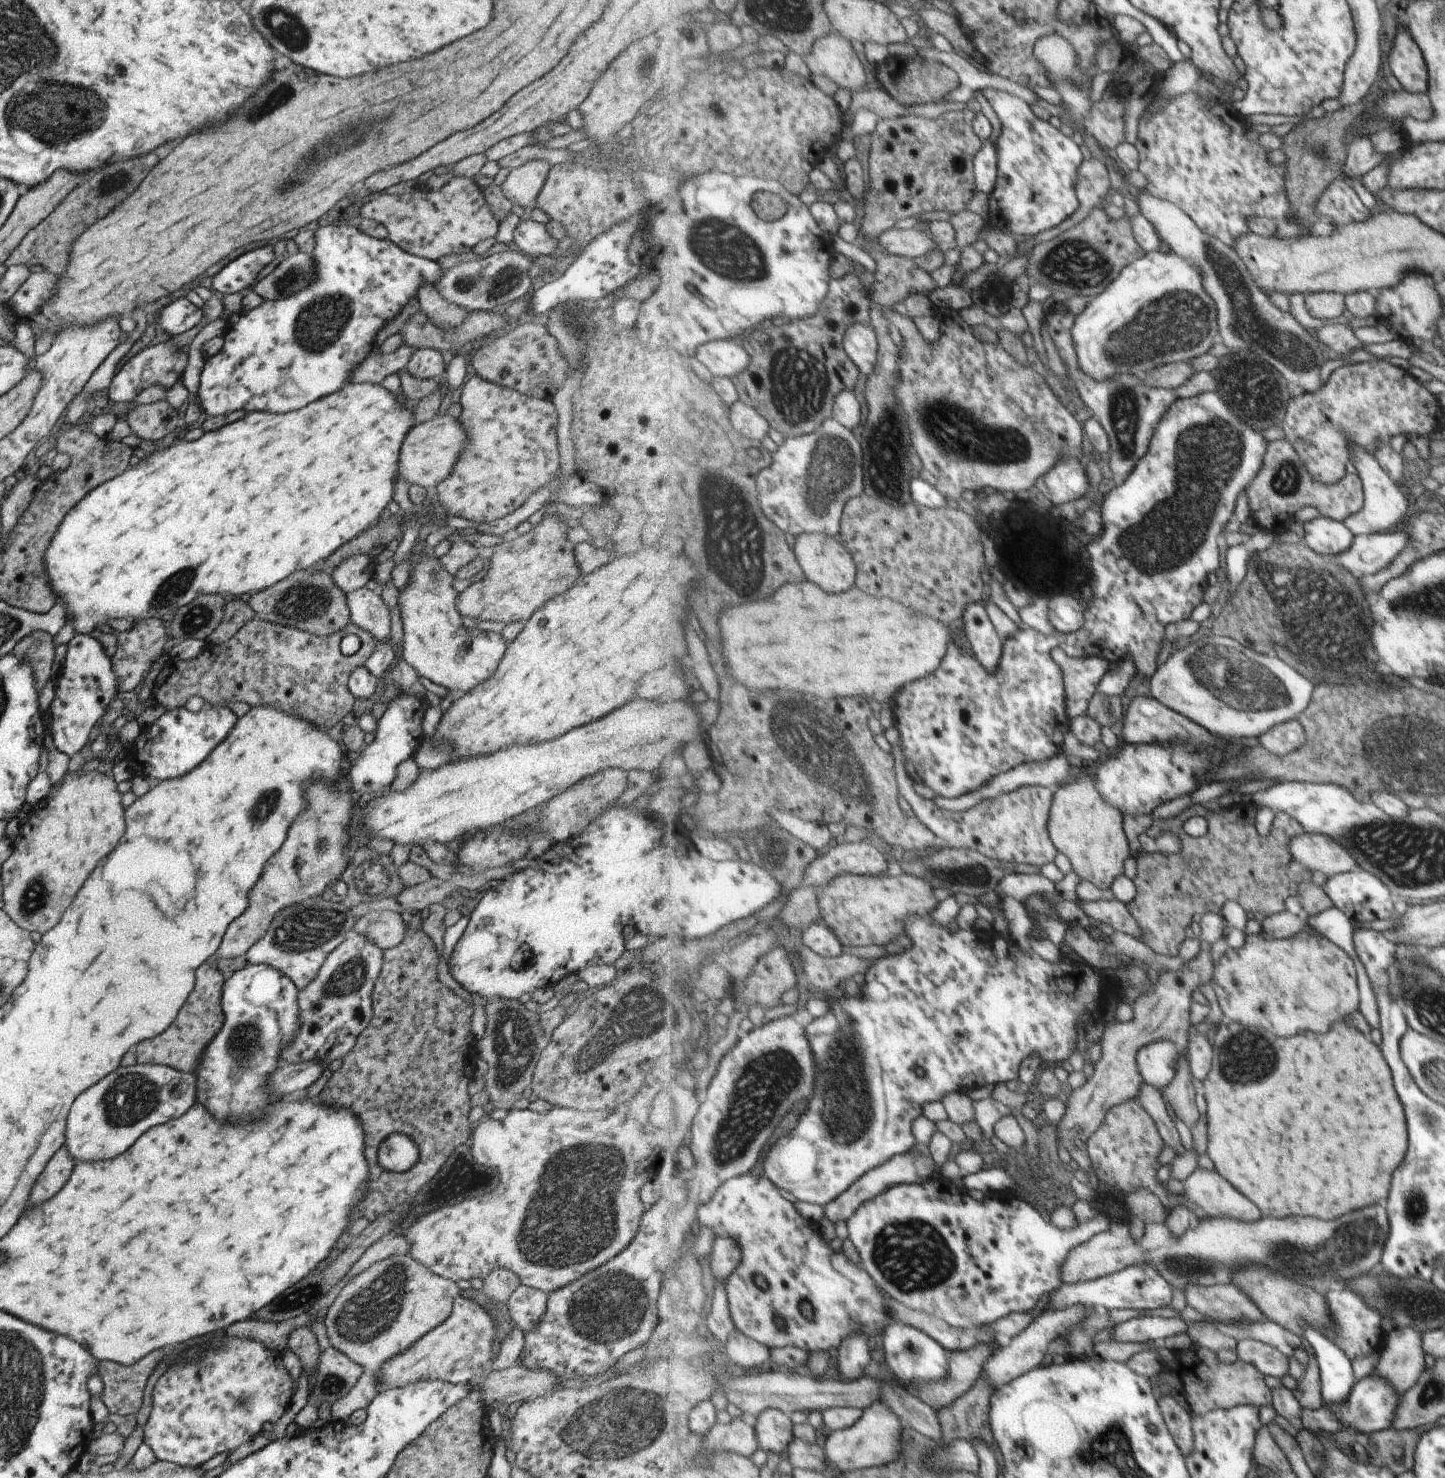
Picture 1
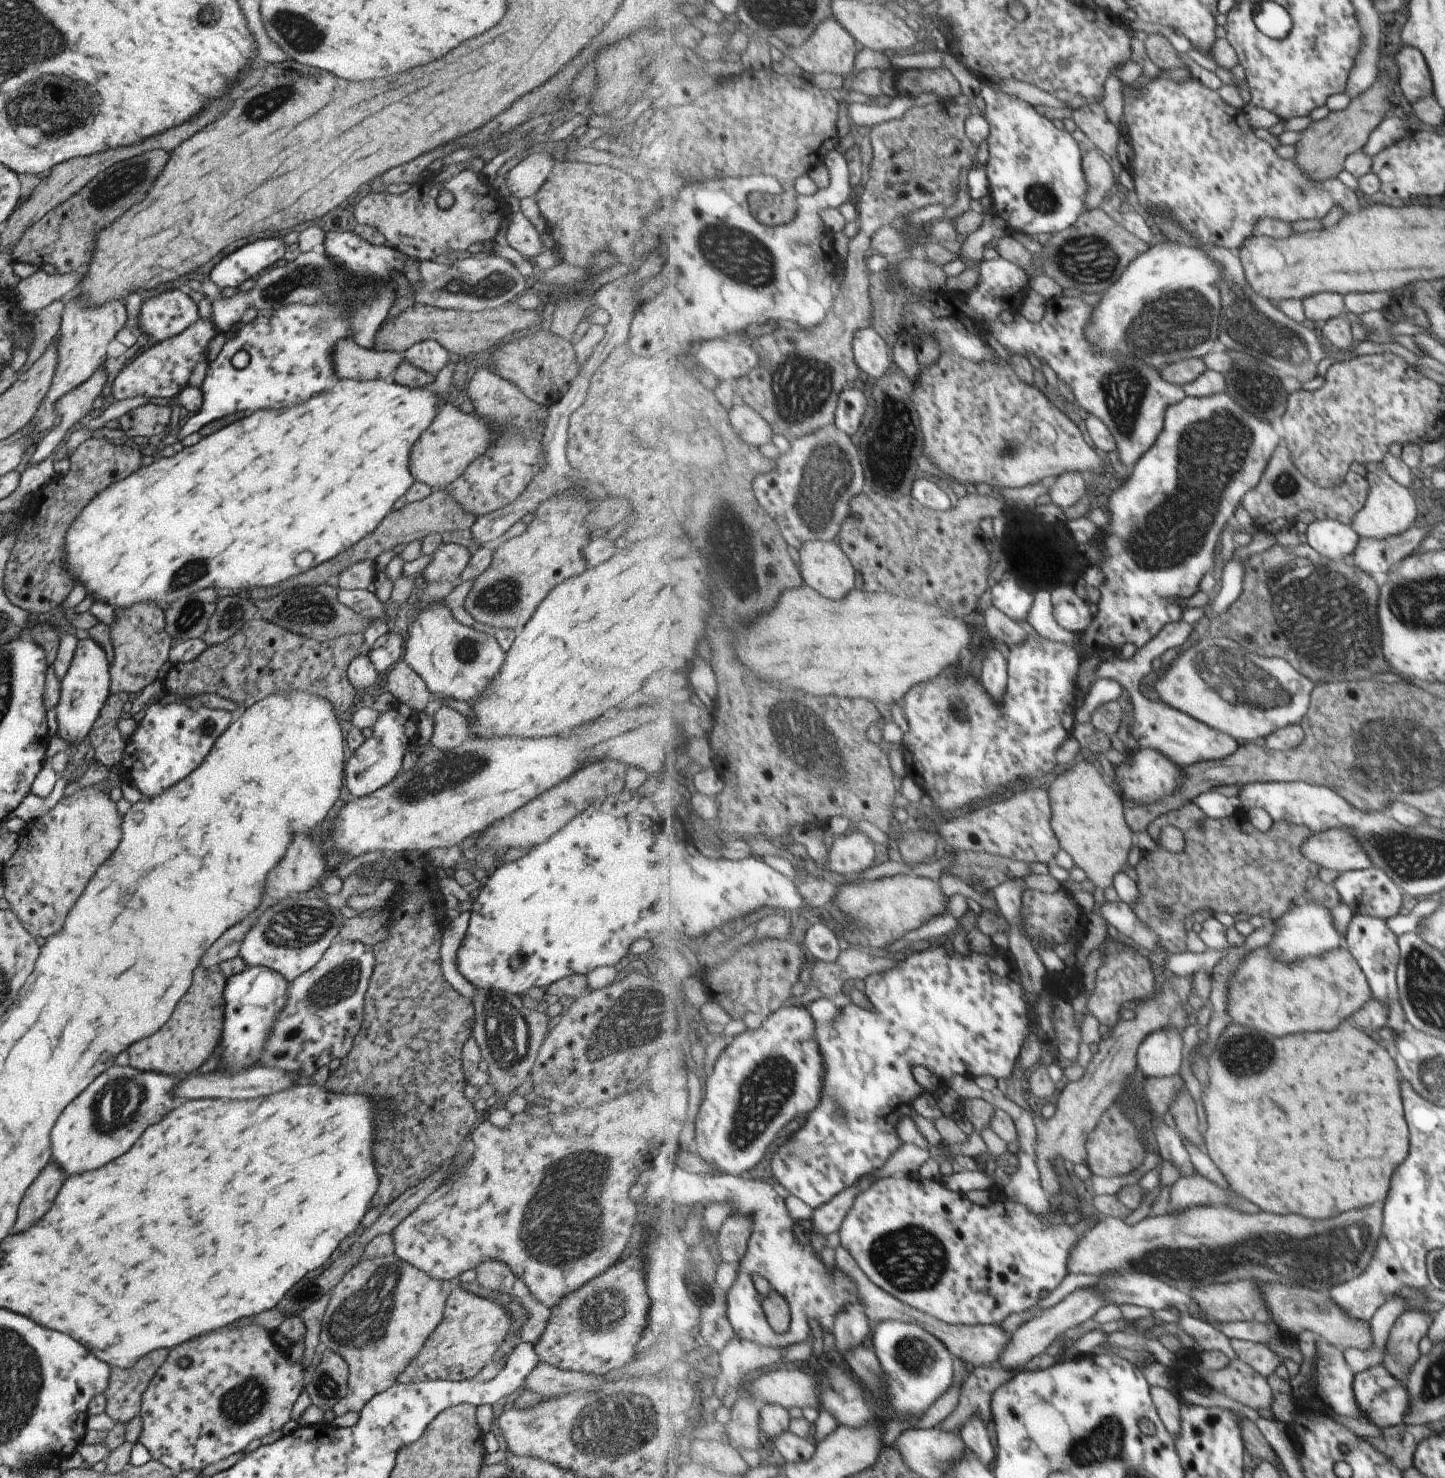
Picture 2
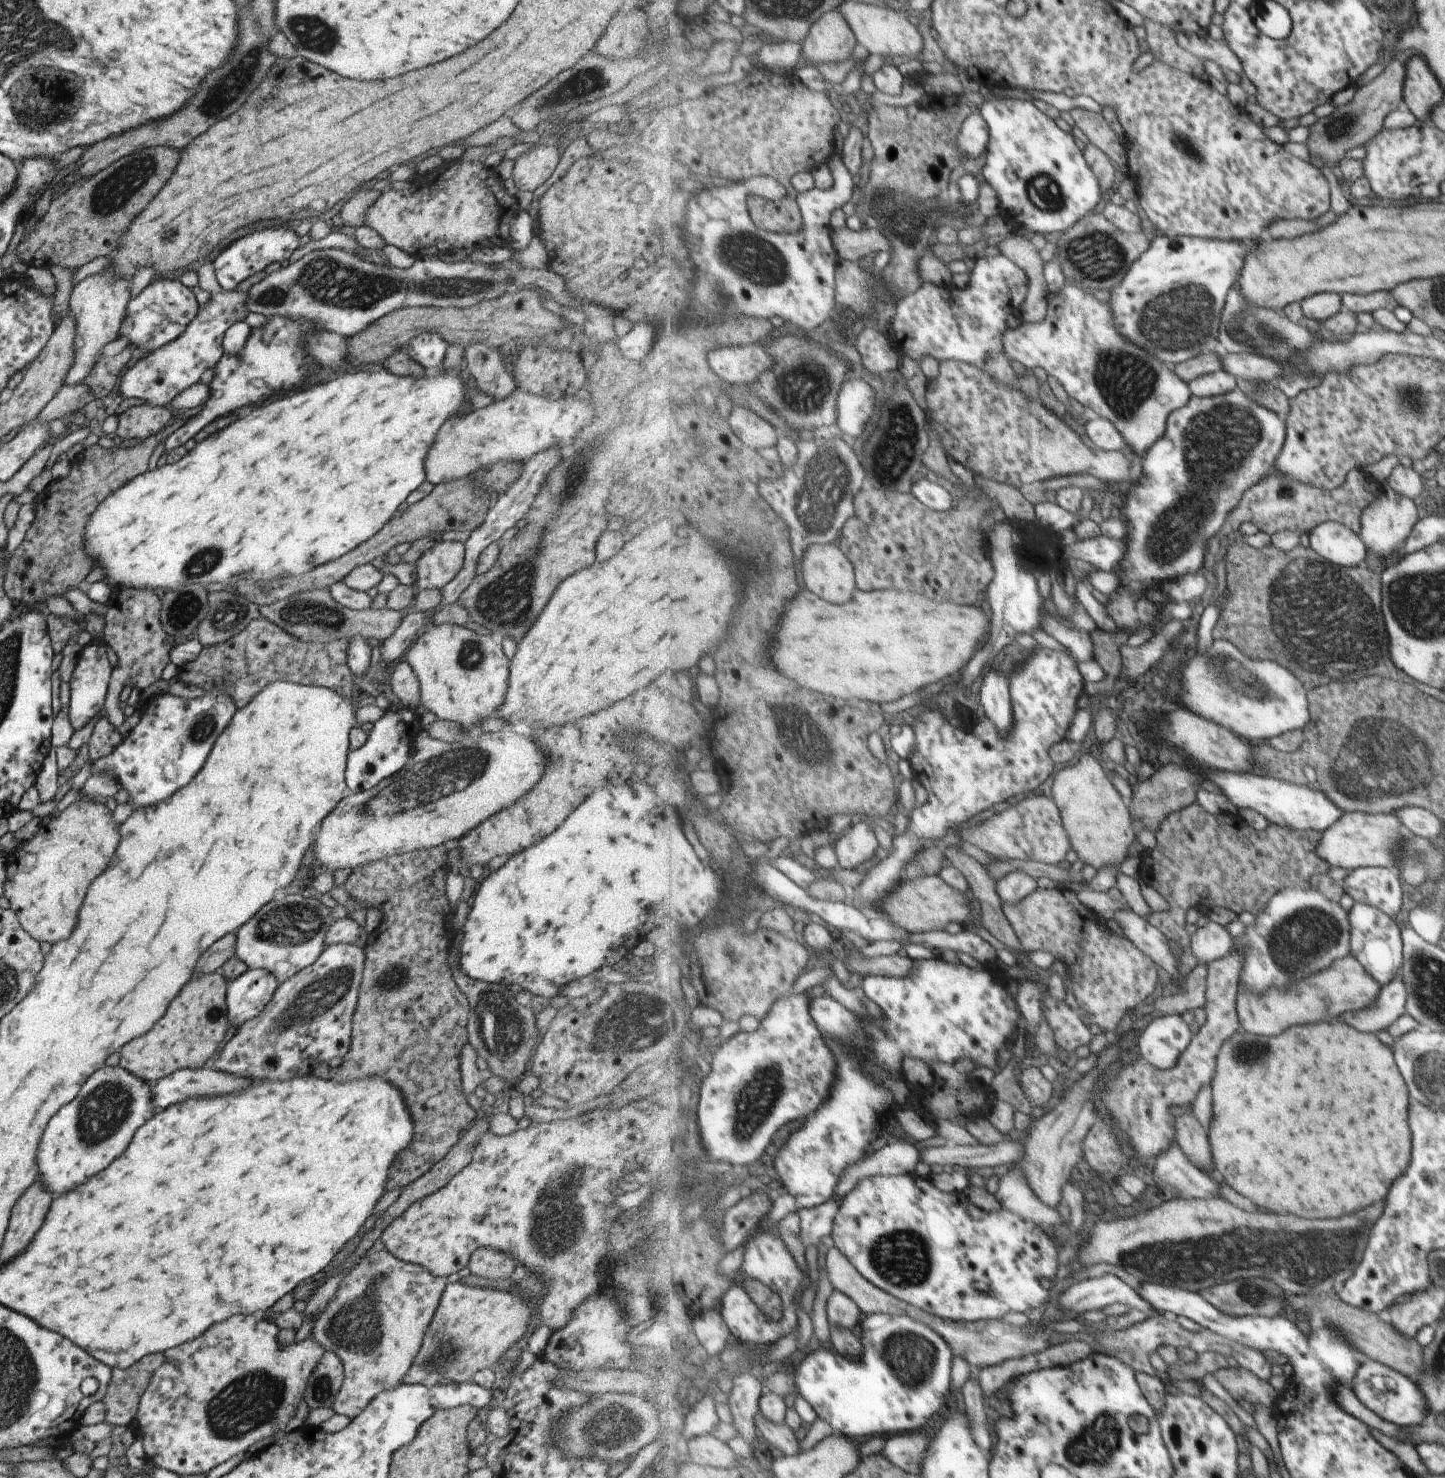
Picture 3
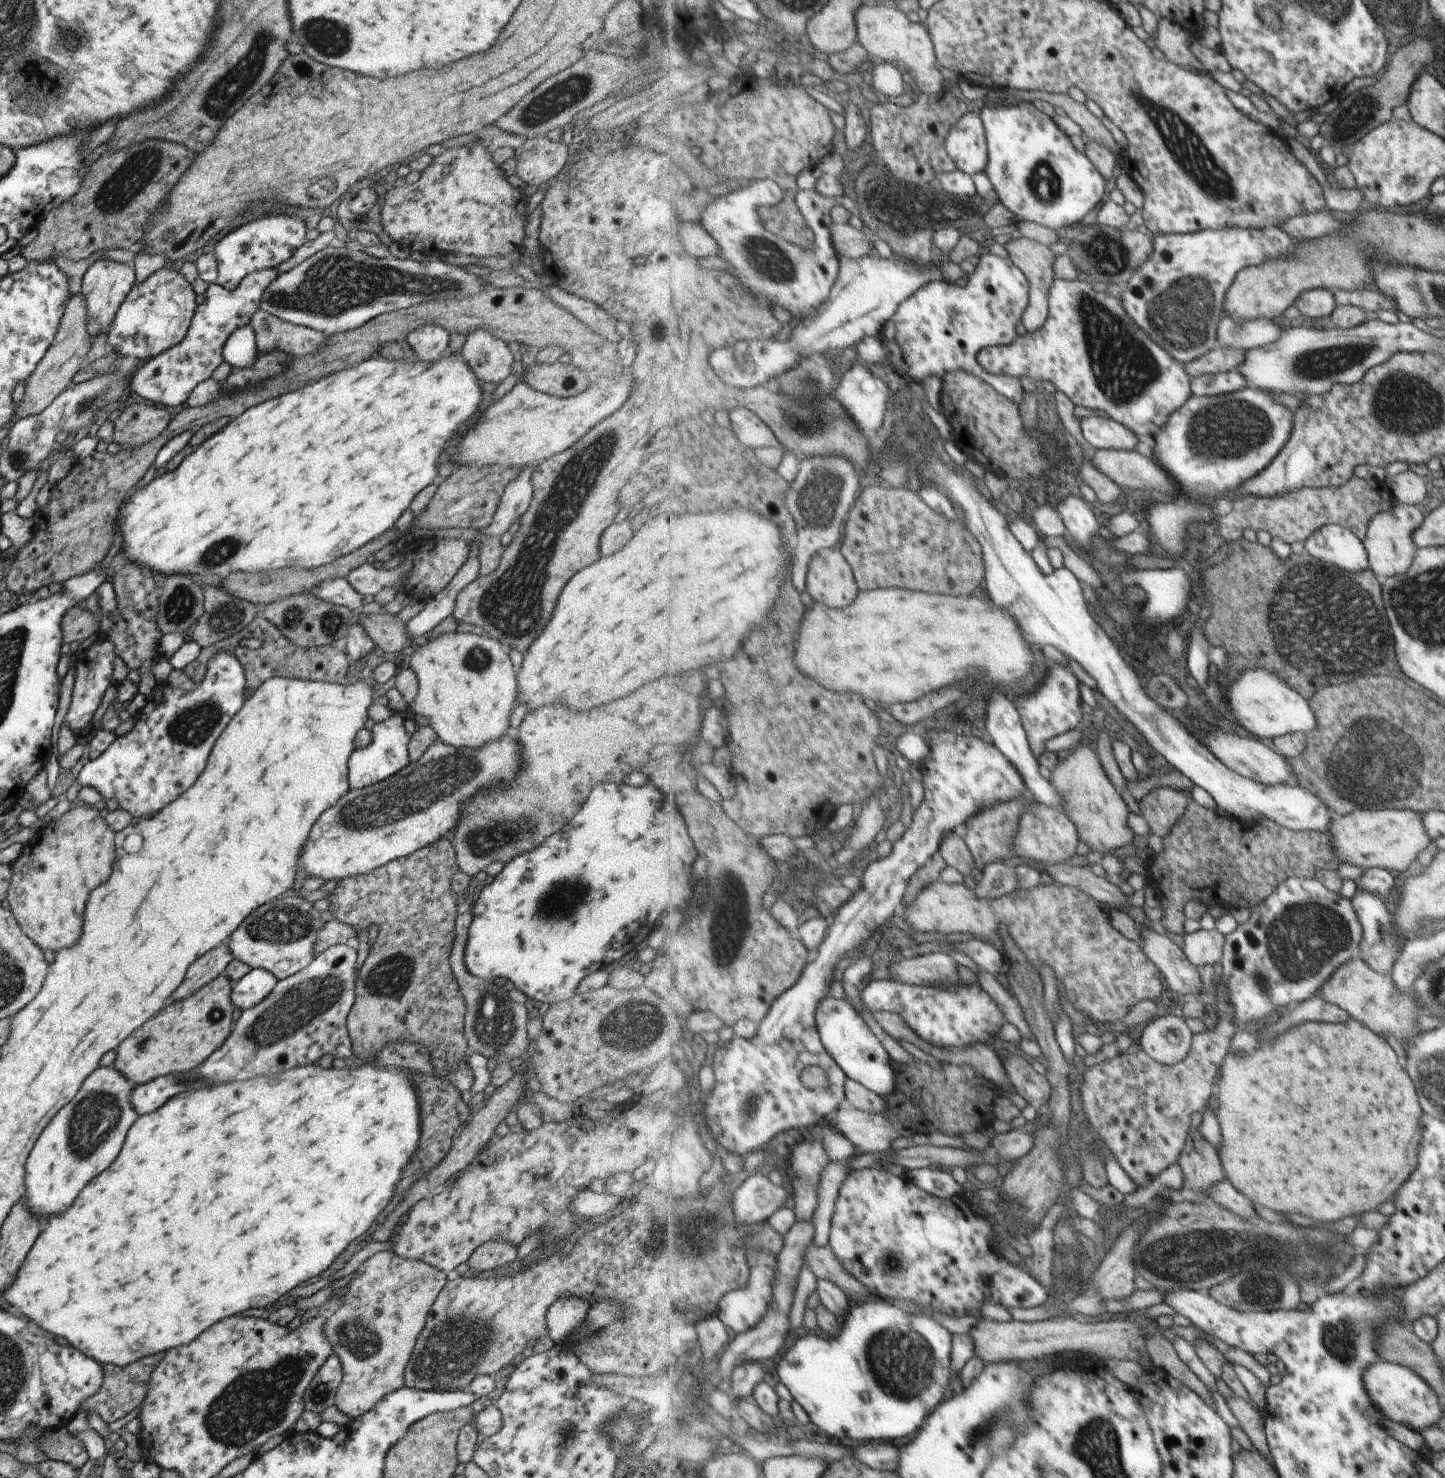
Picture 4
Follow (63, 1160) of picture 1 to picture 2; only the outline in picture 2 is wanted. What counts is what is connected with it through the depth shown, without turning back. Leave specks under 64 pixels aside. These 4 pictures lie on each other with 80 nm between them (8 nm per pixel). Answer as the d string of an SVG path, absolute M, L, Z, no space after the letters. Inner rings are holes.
M54 1161L50 1162L46 1170L34 1180L30 1190L26 1190L26 1196L20 1202L14 1232L28 1230L36 1220L40 1220L40 1216L52 1206L65 1181L65 1170Z

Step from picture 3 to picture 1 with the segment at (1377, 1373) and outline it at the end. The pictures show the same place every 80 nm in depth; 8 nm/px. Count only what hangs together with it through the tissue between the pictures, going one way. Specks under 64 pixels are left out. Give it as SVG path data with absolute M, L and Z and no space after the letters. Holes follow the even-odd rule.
M1378 1374L1366 1376L1366 1380L1362 1378L1350 1392L1348 1400L1340 1406L1329 1406L1328 1409L1344 1426L1351 1430L1354 1428L1358 1433L1369 1434L1378 1431L1390 1429L1397 1420L1396 1406L1400 1402L1400 1398L1396 1396L1396 1392L1392 1390L1394 1384L1388 1378L1380 1378Z

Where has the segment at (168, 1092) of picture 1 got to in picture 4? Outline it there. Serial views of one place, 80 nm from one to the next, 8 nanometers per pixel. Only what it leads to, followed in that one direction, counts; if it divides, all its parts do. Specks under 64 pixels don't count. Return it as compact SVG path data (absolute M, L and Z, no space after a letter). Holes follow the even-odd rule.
M98 1068L96 1072L90 1074L90 1078L86 1078L86 1082L78 1090L76 1098L70 1104L66 1104L52 1118L50 1126L46 1126L46 1130L40 1134L40 1138L26 1162L28 1208L30 1208L30 1214L40 1216L40 1222L50 1220L50 1216L54 1216L54 1214L66 1212L68 1207L74 1204L78 1194L81 1194L82 1190L118 1157L130 1126L139 1118L136 1110L130 1104L130 1096L132 1096L134 1088L136 1086L130 1084L122 1074L118 1073L118 1070Z

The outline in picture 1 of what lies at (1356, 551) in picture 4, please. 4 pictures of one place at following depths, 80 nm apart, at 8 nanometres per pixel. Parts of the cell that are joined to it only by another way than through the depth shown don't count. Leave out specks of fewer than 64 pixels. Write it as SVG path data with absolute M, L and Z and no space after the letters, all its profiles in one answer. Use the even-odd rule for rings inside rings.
M1321 515L1305 524L1306 544L1316 553L1334 557L1351 549L1356 538L1342 520Z

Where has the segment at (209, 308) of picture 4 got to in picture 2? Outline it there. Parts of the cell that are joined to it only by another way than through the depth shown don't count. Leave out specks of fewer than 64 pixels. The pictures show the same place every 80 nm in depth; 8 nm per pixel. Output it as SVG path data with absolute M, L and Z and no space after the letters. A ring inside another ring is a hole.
M199 319L193 326L175 338L159 342L124 367L118 377L111 382L114 401L146 396L152 401L165 401L176 397L189 382L189 377L199 361L207 360L208 344L220 333L209 319Z

